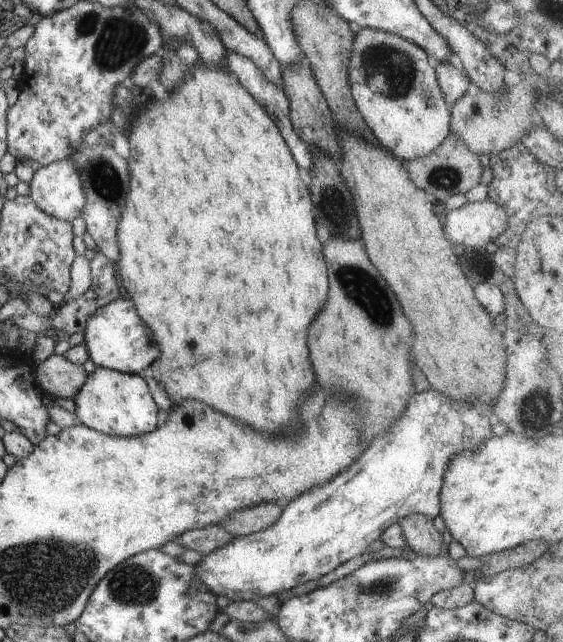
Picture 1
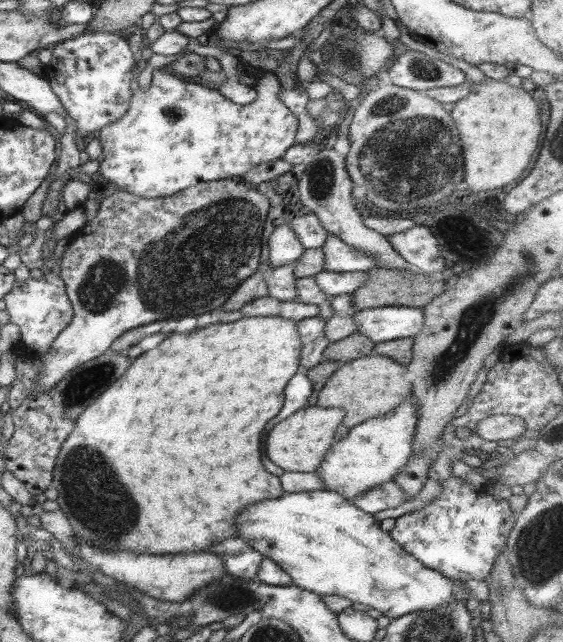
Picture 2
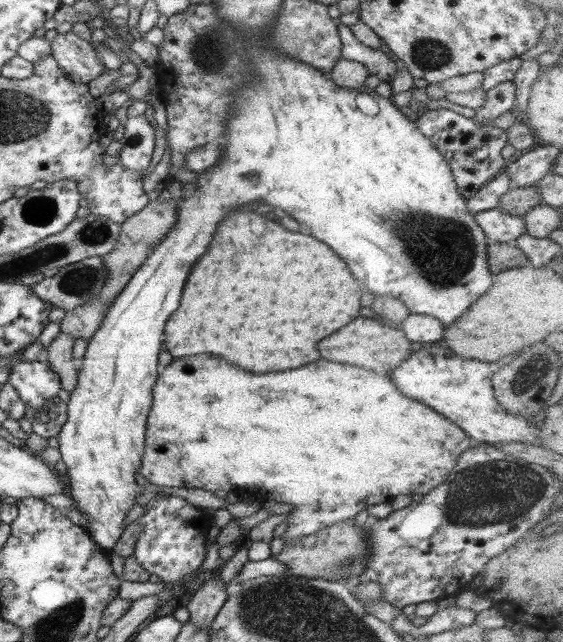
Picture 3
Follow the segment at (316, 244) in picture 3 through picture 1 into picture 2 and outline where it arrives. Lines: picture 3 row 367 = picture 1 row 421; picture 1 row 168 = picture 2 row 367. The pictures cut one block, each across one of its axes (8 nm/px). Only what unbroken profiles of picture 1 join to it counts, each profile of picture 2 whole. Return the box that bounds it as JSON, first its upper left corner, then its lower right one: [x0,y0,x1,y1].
[52,316,303,555]

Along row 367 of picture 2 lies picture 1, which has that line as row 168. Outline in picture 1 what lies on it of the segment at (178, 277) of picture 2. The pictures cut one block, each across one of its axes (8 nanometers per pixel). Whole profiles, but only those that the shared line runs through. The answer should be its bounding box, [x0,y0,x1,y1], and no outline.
[29,159,86,223]

